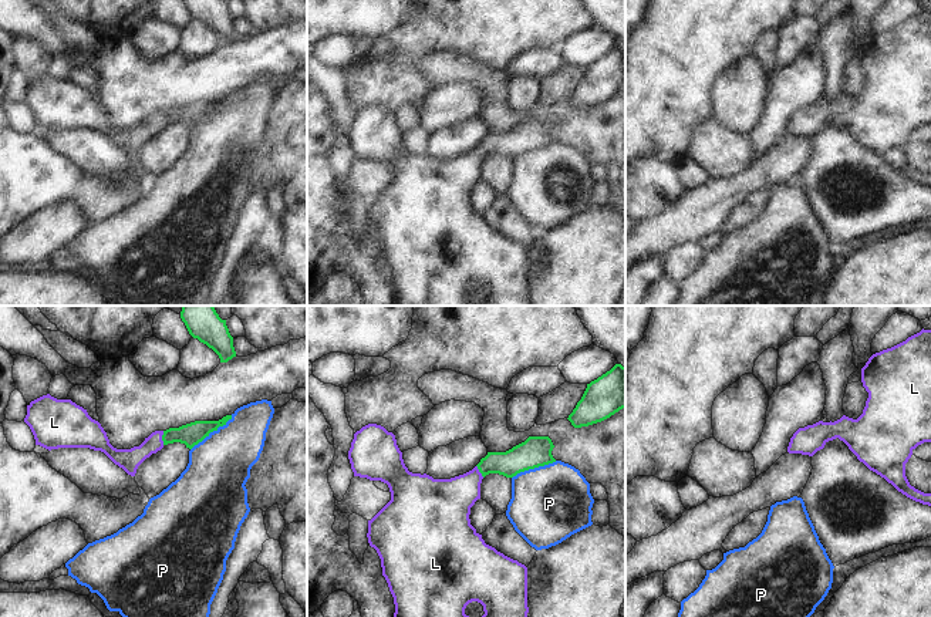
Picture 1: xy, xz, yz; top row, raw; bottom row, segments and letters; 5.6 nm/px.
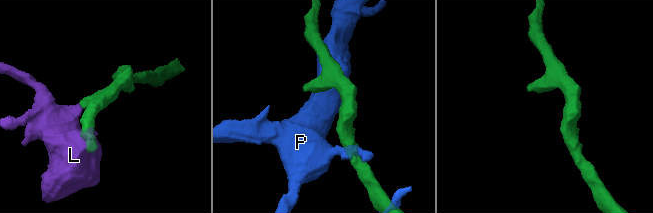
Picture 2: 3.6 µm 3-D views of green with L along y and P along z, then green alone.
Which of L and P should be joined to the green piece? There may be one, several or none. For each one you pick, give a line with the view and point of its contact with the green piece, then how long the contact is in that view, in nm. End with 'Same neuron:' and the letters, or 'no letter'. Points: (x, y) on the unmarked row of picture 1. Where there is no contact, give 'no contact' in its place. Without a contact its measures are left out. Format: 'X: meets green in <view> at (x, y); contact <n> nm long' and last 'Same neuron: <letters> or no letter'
L: meets green in xy at (162, 120); contact 80 nm long
Same neuron: L

